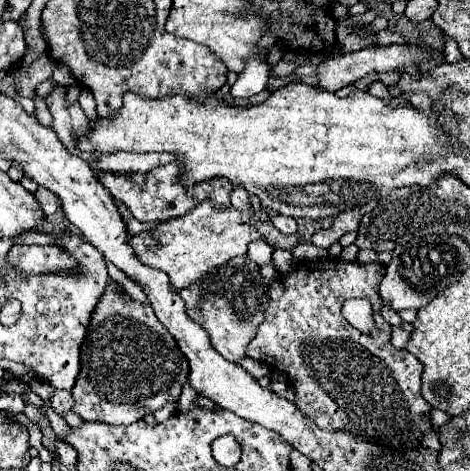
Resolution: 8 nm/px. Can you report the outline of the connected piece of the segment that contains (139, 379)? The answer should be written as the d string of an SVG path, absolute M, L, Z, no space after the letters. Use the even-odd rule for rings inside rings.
M107 288L89 324L89 334L81 346L81 372L77 376L73 398L73 412L83 420L105 424L133 424L145 414L155 412L167 402L175 402L181 394L183 382L189 374L189 362L179 350L175 338L157 320L151 306L123 296L115 288Z

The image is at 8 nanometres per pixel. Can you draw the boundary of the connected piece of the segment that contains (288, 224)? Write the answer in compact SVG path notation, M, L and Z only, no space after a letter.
M277 214L277 216L271 218L271 222L273 222L273 226L275 226L277 230L281 230L283 234L295 234L295 232L297 232L297 222L295 222L295 218Z

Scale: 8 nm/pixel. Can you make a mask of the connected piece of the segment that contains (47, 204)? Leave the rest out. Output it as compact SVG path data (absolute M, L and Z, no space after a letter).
M39 188L39 190L35 192L35 198L39 200L39 204L43 206L43 212L45 212L47 216L53 214L53 212L57 210L57 206L59 206L57 194L51 192L51 190L47 190L47 188Z

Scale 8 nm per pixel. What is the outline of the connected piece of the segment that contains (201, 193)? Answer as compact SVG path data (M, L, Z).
M175 164L157 166L145 174L131 174L131 172L129 174L109 174L109 172L105 172L99 176L99 180L111 192L113 198L125 202L125 206L131 210L131 214L139 222L165 222L175 216L183 216L187 210L195 208L203 200L215 202L215 206L221 206L221 208L231 206L229 196L233 192L233 186L227 182L227 178L185 186L179 182L179 166L175 166Z

